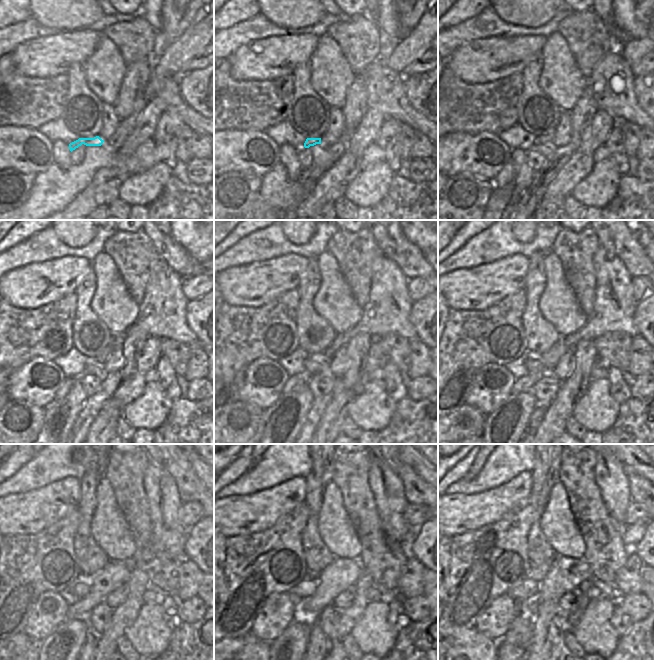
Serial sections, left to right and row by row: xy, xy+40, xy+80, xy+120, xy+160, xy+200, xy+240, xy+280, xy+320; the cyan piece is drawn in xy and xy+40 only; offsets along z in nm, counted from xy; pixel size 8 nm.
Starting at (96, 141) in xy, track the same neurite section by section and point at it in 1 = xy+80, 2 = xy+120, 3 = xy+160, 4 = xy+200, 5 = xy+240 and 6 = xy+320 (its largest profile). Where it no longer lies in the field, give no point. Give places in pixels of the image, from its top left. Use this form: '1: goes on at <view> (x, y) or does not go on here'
1: goes on at xy+80 (540, 139)
2: goes on at xy+120 (117, 339)
3: goes on at xy+160 (387, 310)
4: goes on at xy+200 (614, 307)
5: goes on at xy+240 (168, 534)
6: goes on at xy+320 (611, 477)

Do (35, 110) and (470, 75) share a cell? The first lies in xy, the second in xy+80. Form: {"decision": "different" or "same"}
{"decision": "different"}

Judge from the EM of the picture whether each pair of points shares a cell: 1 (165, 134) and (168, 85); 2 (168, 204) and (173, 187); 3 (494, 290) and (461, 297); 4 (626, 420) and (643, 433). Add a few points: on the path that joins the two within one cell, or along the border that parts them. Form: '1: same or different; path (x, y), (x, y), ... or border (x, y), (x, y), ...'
1: different; border (161, 111), (173, 112), (185, 125)
2: same; path (172, 200), (173, 191)
3: same; path (486, 290), (469, 290)
4: same; path (630, 424), (639, 433)

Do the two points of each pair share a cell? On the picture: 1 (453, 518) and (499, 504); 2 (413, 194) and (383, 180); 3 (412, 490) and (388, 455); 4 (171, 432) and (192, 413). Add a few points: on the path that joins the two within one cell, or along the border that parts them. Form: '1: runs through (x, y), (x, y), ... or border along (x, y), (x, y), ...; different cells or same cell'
1: runs through (464, 512), (488, 507); same cell
2: border along (395, 174), (386, 194), (377, 203); different cells
3: runs through (411, 481), (396, 464); same cell
4: runs through (176, 429), (187, 418); same cell

